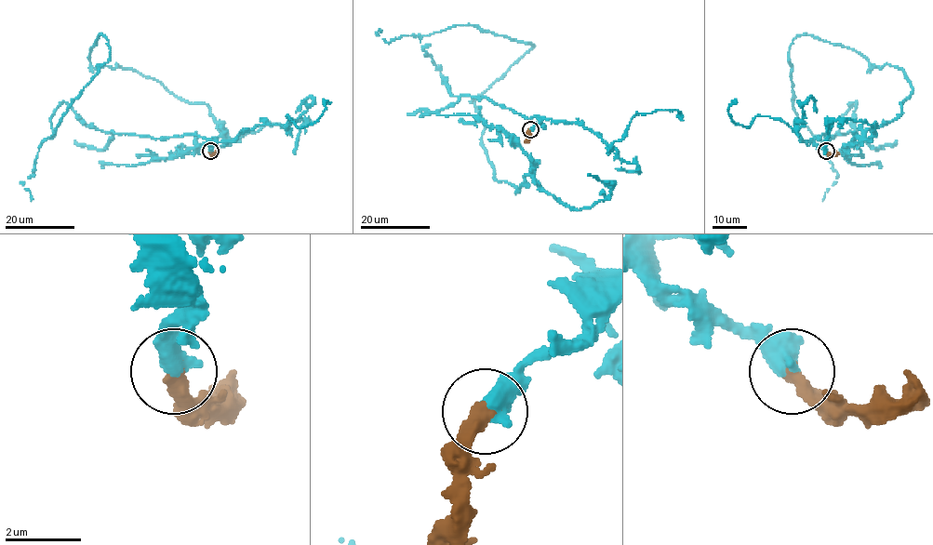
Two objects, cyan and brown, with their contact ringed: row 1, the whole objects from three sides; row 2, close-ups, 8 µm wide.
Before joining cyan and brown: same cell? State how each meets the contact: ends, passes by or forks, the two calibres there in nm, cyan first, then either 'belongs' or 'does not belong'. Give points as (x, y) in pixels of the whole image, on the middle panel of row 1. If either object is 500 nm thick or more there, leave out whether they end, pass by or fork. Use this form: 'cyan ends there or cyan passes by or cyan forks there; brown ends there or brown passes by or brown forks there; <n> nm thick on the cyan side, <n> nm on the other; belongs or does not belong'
600 nm thick on the cyan side, 400 nm on the other; belongs

